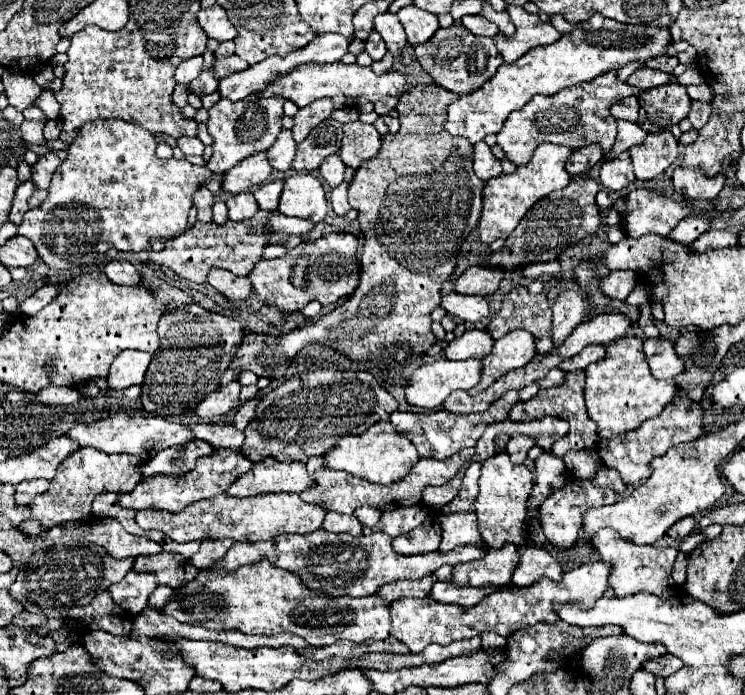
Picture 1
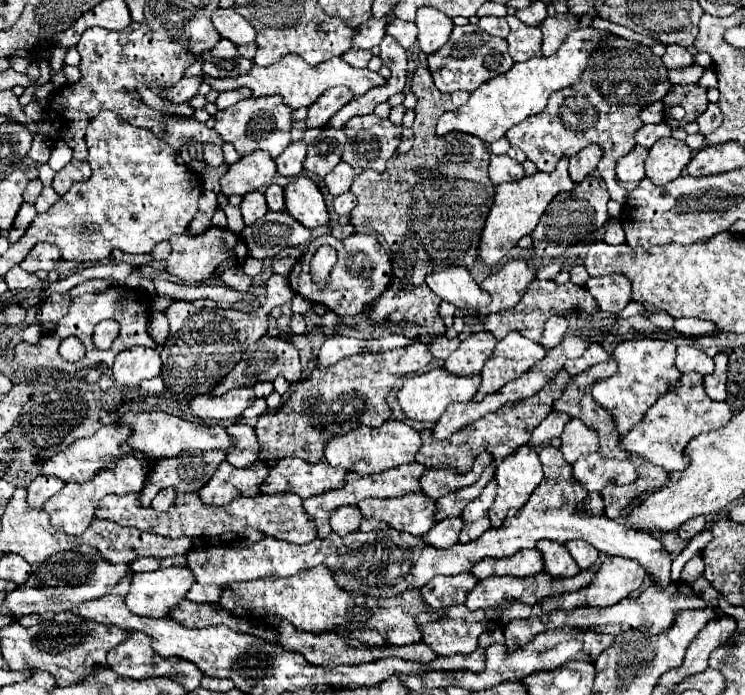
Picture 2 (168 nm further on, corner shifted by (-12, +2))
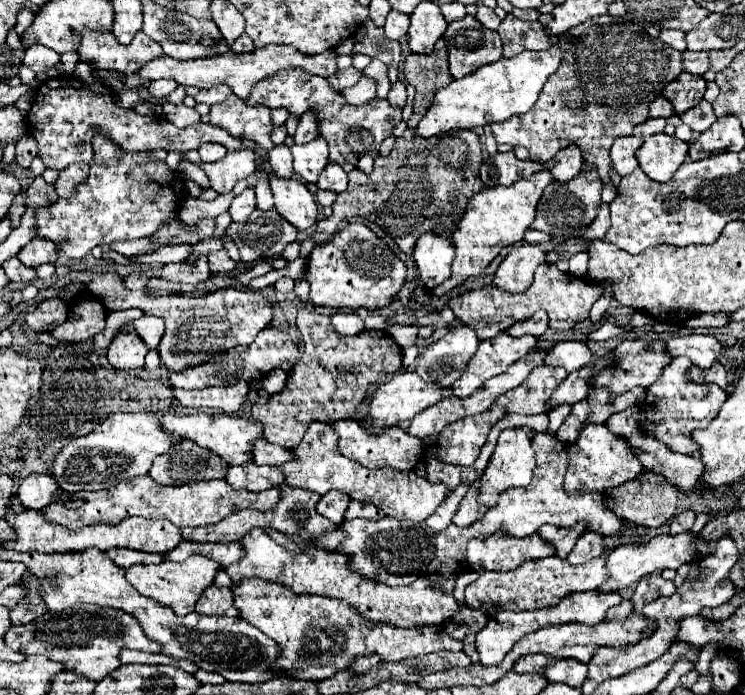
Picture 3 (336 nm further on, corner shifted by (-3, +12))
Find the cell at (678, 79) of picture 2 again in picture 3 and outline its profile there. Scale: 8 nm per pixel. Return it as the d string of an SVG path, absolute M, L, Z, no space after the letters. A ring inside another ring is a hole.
M683 52L683 68L691 74L705 74L711 64L709 64L709 52Z

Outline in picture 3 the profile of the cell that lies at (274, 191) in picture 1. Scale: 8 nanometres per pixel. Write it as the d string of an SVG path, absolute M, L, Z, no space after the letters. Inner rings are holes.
M265 178L257 182L255 192L257 192L257 208L259 210L271 210L273 208L273 194L271 194L269 182Z

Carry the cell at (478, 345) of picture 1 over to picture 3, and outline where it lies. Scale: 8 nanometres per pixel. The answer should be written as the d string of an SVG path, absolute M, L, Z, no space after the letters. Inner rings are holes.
M463 324L453 326L441 340L429 344L421 352L415 372L425 382L437 382L443 388L451 388L467 368L477 346L479 338L473 328L465 328Z

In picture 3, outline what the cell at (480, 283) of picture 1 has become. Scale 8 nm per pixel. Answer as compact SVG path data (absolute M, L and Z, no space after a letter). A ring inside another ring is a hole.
M519 246L511 250L511 254L501 262L495 272L493 284L507 292L523 292L533 282L533 272L539 264L545 262L545 252L539 246Z

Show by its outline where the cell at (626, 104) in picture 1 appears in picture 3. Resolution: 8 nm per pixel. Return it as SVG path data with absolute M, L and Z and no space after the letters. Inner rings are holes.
M661 96L659 100L655 100L655 102L651 104L651 108L649 108L649 116L651 116L651 118L669 118L669 116L673 116L673 114L675 114L675 110L673 110L671 102L667 102L663 96Z

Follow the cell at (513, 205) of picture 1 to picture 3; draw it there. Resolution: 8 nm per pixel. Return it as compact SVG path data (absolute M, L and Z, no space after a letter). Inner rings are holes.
M539 172L507 188L485 188L467 204L467 210L453 232L455 258L451 266L451 278L439 285L447 290L443 296L455 287L461 286L465 280L479 276L491 264L491 260L501 252L503 246L517 244L525 238L525 232L531 228L535 220L535 206L541 198L543 188L549 182L551 182L551 174Z

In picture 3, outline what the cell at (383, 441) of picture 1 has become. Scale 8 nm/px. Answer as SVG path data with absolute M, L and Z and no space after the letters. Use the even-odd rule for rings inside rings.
M337 420L331 426L335 428L335 432L339 432L339 452L345 458L355 460L355 462L359 462L365 468L391 466L395 470L413 470L417 466L417 462L421 460L421 452L423 452L421 440L415 438L415 436L411 436L411 434L407 434L399 426L389 428L381 436L367 434L367 430L361 428L361 424L357 420Z

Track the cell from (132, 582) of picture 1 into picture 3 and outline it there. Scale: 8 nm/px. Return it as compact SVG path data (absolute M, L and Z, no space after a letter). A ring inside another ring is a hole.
M197 554L197 556L189 556L187 560L183 560L179 564L171 562L171 560L163 560L161 564L149 564L149 566L137 564L137 566L127 568L125 576L139 594L169 606L177 616L185 616L195 610L197 600L201 598L203 590L213 584L219 570L221 570L221 566L215 560Z

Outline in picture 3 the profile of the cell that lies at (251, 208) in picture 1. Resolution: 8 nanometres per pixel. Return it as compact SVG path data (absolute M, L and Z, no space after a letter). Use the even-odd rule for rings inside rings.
M247 188L243 194L235 196L229 212L231 212L231 218L237 220L237 222L243 222L247 220L247 216L255 210L255 190L253 188Z

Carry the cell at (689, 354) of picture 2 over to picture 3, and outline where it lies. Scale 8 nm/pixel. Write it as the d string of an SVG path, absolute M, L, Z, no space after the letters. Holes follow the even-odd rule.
M685 336L685 338L671 338L667 342L667 352L677 356L687 356L695 366L707 370L713 362L717 362L719 354L725 350L725 344L719 342L715 336Z

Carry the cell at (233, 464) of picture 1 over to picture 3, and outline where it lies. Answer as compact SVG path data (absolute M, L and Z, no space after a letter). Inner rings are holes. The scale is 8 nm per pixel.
M243 464L243 466L231 466L225 478L233 488L245 488L245 490L269 490L273 486L281 486L285 480L285 474L281 468L273 466L257 466L257 464Z

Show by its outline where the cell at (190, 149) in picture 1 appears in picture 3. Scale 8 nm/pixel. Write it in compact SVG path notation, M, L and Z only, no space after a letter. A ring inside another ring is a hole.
M201 144L199 154L201 154L203 162L219 162L225 158L227 150L221 144Z

